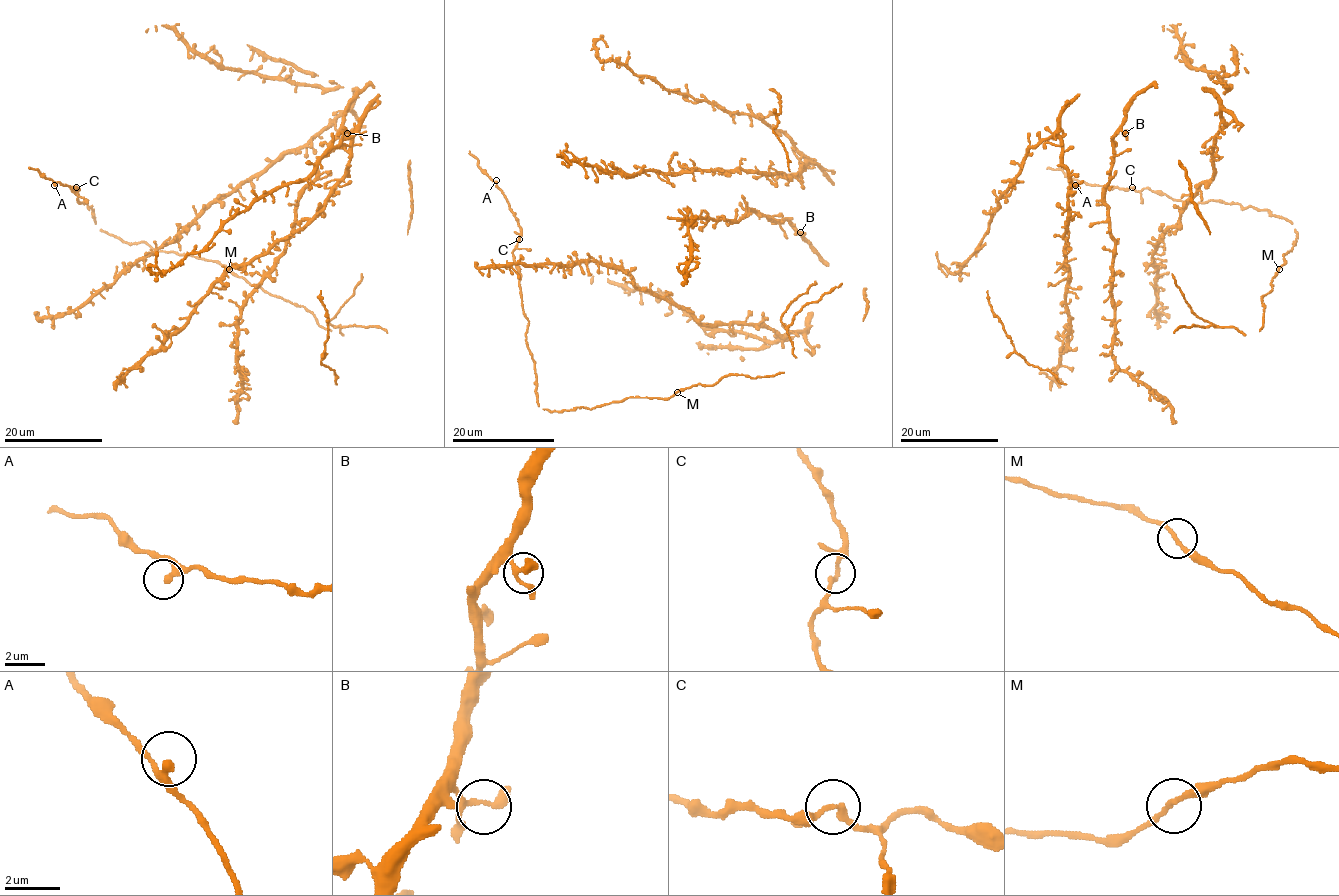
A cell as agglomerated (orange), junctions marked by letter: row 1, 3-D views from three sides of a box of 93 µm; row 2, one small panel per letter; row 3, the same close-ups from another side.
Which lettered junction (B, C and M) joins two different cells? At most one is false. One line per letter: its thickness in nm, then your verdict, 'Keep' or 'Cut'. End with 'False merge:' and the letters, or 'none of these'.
B: Thickness 280 nm. Keep
C: Thickness 240 nm. Keep
M: Thickness 180 nm. Keep
False merge: none of these

